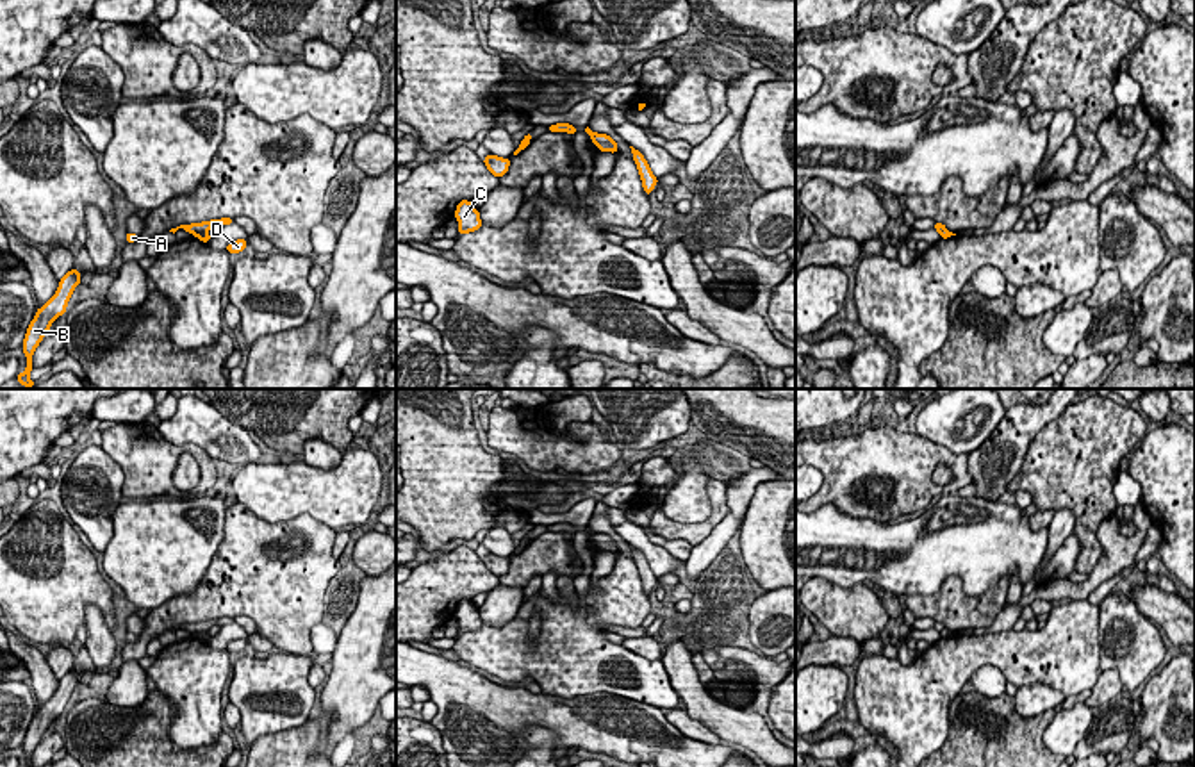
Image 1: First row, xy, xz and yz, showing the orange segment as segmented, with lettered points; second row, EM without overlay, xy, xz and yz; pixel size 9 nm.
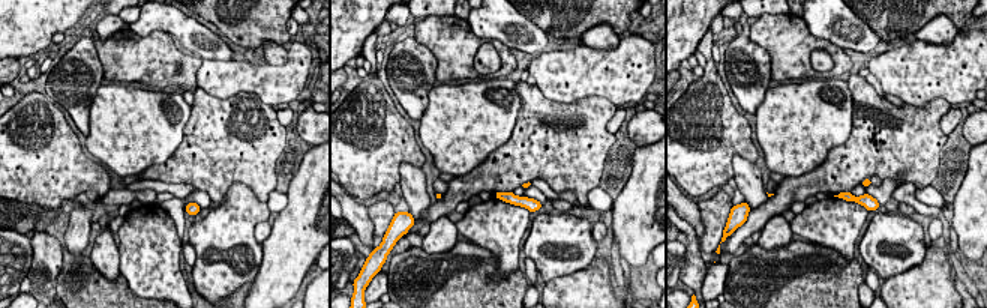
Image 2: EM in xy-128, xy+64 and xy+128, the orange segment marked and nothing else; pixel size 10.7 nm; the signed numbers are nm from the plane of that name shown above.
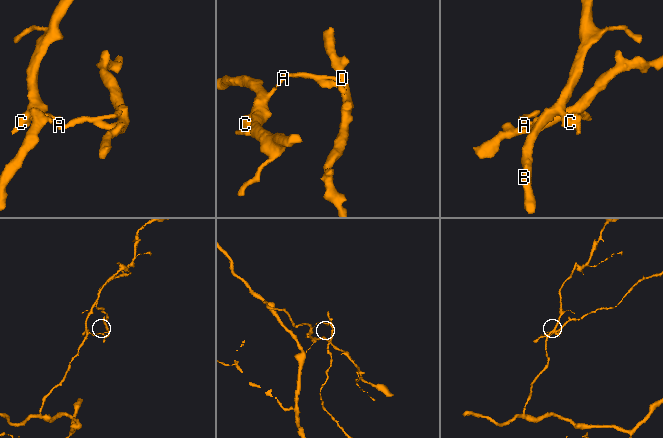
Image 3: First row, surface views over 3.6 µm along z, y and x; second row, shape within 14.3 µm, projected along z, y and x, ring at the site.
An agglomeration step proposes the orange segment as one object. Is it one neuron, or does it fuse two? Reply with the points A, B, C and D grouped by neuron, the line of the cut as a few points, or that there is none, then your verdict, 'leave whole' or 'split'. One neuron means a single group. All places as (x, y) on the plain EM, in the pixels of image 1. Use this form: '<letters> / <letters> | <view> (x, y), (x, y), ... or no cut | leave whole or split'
A B C / D | xy (206, 630), (193, 634) | split

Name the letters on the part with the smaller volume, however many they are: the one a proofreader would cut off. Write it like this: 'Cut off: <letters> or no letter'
Cut off: D

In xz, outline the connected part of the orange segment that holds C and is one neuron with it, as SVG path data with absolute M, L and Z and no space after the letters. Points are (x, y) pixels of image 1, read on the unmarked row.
M467 599L458 601L455 617L458 619L458 635L480 630L482 626L480 612Z

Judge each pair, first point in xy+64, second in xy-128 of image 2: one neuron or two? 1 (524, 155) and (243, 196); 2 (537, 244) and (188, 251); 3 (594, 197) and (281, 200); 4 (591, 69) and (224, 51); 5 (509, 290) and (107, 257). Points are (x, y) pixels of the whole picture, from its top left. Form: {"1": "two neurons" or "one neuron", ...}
{"1": "two neurons", "2": "two neurons", "3": "one neuron", "4": "two neurons", "5": "two neurons"}

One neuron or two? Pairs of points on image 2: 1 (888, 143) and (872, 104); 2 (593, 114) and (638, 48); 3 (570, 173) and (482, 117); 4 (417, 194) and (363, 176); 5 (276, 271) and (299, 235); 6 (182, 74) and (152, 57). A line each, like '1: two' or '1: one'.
1: one
2: two
3: two
4: two
5: one
6: one

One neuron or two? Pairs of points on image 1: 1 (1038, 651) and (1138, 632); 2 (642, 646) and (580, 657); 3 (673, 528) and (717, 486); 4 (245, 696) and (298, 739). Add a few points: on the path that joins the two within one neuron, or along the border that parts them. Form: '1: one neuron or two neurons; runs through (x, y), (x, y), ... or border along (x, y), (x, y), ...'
1: two neurons; border along (1097, 605), (1101, 659)
2: two neurons; border along (619, 644), (648, 659), (660, 660)
3: one neuron; runs through (691, 530), (703, 530), (717, 516), (717, 503)
4: two neurons; border along (309, 719), (296, 726), (259, 735), (250, 744)

